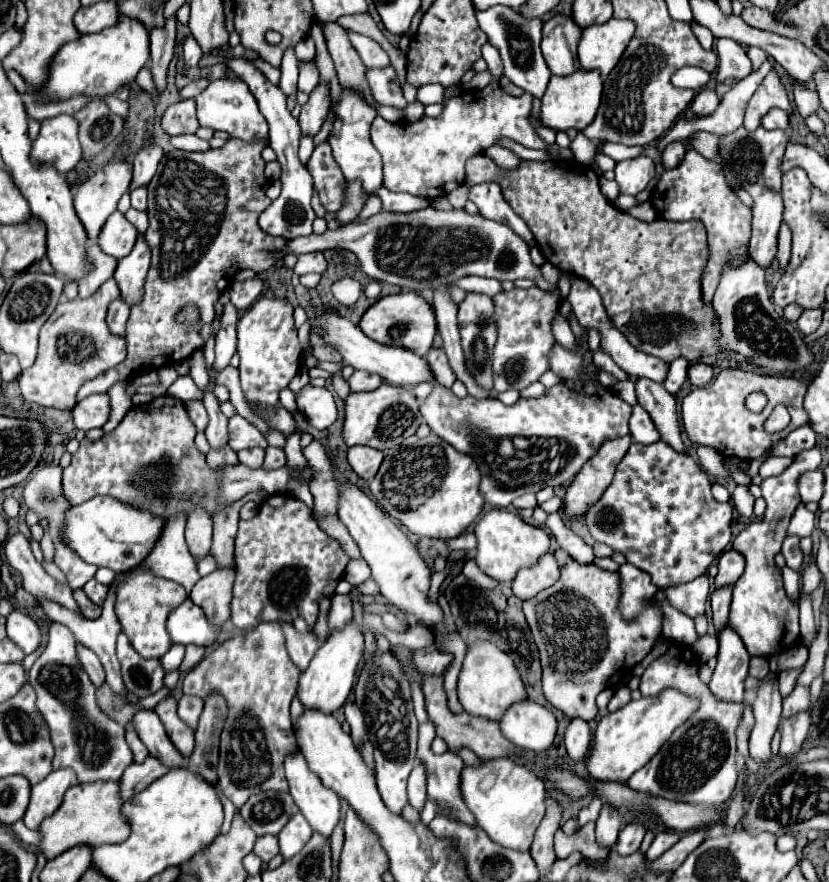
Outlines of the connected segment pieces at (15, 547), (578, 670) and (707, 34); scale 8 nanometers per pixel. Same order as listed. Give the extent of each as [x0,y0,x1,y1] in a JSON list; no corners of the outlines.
[[4,534,80,614],[524,550,662,722],[690,22,714,50]]

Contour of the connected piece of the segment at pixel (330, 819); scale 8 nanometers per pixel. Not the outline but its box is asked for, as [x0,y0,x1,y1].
[286,752,340,840]

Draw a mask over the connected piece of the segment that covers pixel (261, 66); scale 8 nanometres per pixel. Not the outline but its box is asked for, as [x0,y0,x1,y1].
[252,59,281,85]

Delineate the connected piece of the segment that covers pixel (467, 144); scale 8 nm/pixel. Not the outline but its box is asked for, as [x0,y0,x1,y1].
[372,44,548,198]

